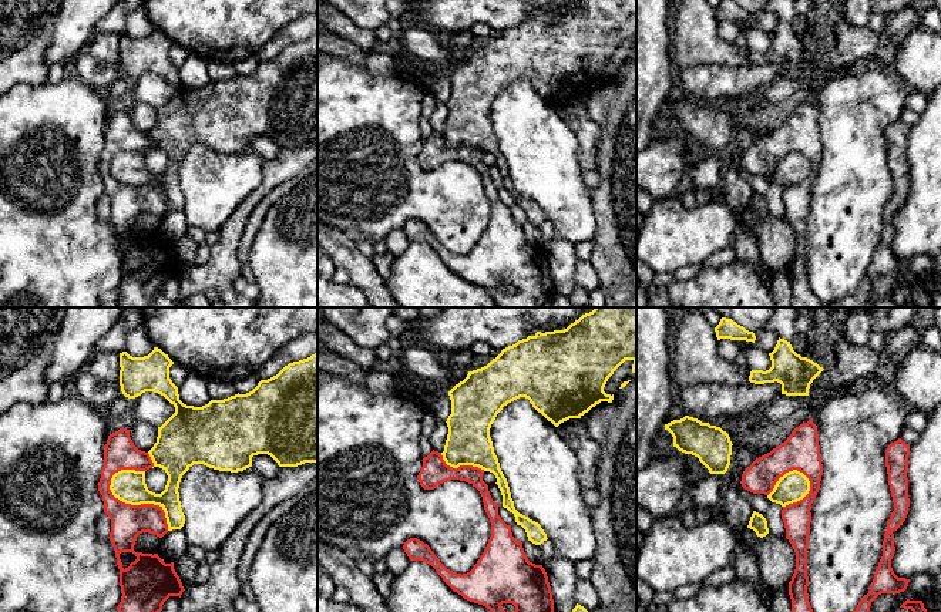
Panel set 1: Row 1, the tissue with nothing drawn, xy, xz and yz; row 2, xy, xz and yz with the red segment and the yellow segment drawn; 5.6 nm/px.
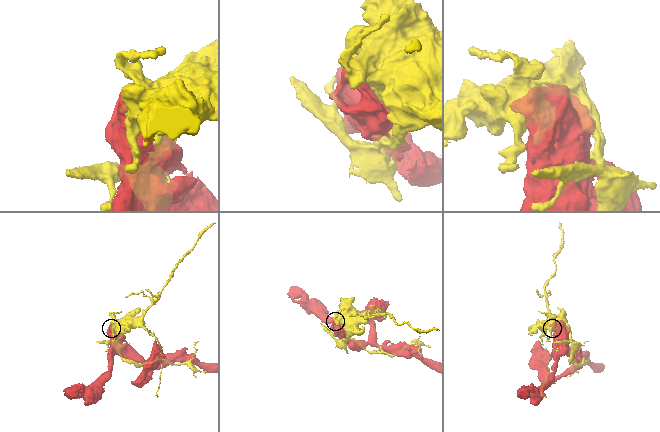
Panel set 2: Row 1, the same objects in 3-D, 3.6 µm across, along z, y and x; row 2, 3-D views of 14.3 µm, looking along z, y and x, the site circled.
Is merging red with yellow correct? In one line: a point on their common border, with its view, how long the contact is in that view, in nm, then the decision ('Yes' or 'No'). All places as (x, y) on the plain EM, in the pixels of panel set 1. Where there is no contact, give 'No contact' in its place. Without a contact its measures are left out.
Touches red at xy (137, 187). Shared border 440 nm. No

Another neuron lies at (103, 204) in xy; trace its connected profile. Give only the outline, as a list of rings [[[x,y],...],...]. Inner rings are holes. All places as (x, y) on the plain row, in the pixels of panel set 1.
[[[102,194],[97,201],[97,215],[100,221],[110,221],[110,213],[111,213],[111,201],[105,194]]]

